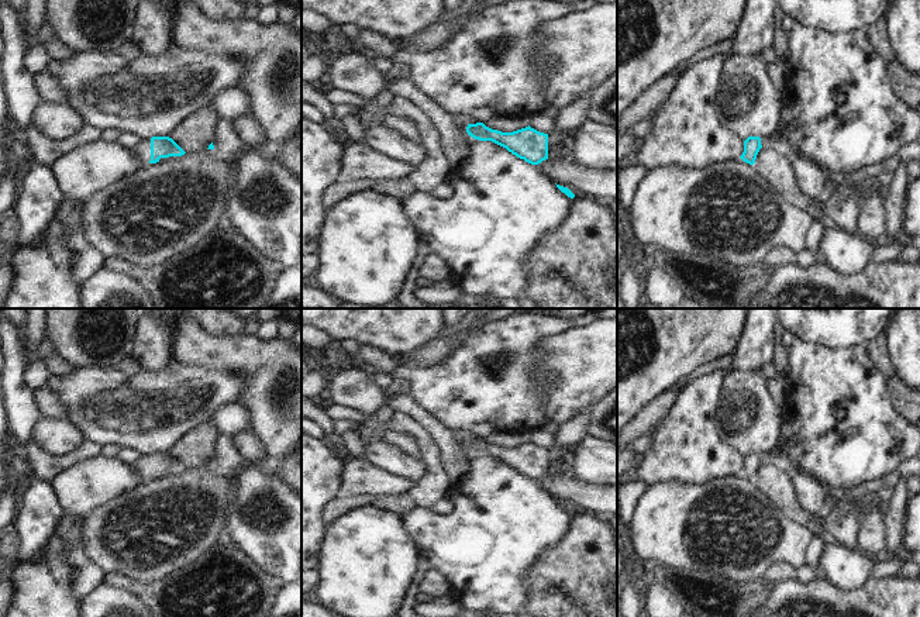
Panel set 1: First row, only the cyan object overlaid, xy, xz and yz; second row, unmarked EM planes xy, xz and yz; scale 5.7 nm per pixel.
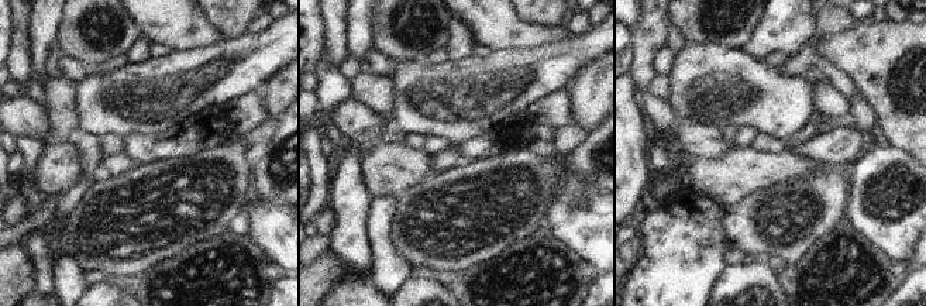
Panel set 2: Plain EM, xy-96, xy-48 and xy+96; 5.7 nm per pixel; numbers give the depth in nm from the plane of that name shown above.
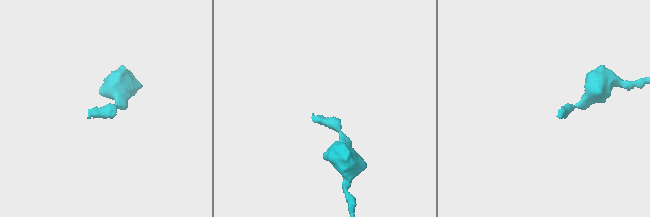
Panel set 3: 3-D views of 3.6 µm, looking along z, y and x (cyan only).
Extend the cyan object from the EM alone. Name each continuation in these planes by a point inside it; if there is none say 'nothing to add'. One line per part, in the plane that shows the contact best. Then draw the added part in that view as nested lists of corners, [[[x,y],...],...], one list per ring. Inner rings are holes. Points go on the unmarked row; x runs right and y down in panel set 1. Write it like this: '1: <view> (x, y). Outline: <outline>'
1: xy (143, 464). Outline: [[[149,452],[141,454],[141,456],[137,461],[134,461],[132,465],[142,478],[145,478],[147,480],[149,479],[151,476],[151,454]]]

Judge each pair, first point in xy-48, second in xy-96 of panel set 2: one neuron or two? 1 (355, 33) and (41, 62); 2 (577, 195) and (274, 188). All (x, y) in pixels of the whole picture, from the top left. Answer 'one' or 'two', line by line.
1: one
2: two

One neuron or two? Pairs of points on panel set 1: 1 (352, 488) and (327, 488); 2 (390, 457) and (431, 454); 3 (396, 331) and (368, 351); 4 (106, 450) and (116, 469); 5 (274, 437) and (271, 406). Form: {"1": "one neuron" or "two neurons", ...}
{"1": "two neurons", "2": "two neurons", "3": "two neurons", "4": "two neurons", "5": "one neuron"}

